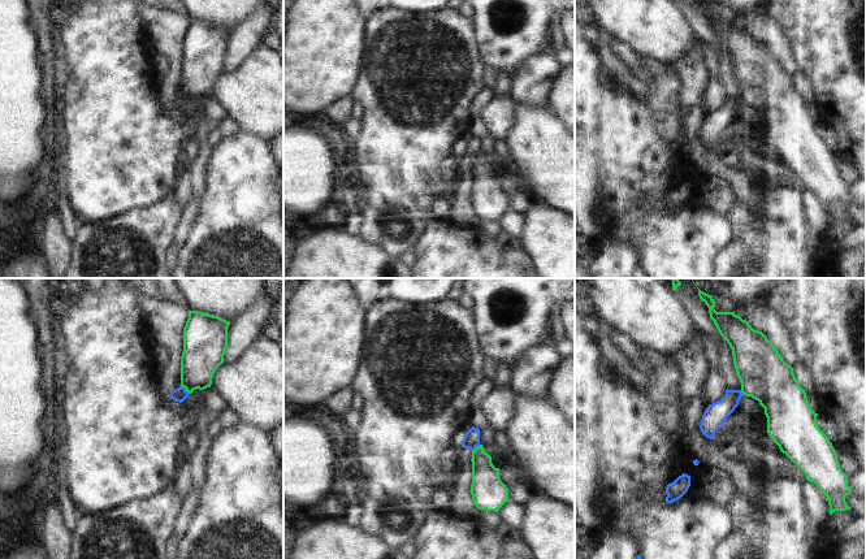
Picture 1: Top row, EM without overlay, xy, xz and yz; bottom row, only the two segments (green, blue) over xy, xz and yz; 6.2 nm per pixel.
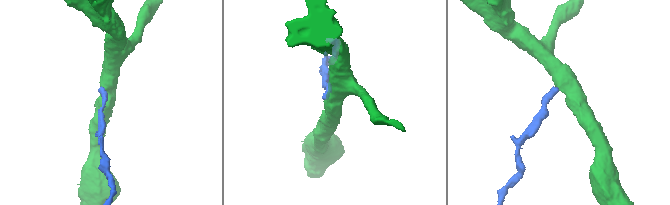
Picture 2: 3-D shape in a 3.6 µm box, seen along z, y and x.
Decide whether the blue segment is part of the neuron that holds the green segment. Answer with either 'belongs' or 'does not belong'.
does not belong

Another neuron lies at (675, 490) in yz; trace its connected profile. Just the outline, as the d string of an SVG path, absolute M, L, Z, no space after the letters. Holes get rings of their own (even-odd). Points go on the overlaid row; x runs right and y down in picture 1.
M683 473L674 482L668 484L666 488L666 502L672 503L680 499L690 486L690 476Z

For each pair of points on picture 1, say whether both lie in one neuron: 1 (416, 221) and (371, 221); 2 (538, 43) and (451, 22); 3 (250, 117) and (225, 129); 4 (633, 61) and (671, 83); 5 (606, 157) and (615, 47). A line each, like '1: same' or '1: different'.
1: same
2: different
3: different
4: different
5: different

